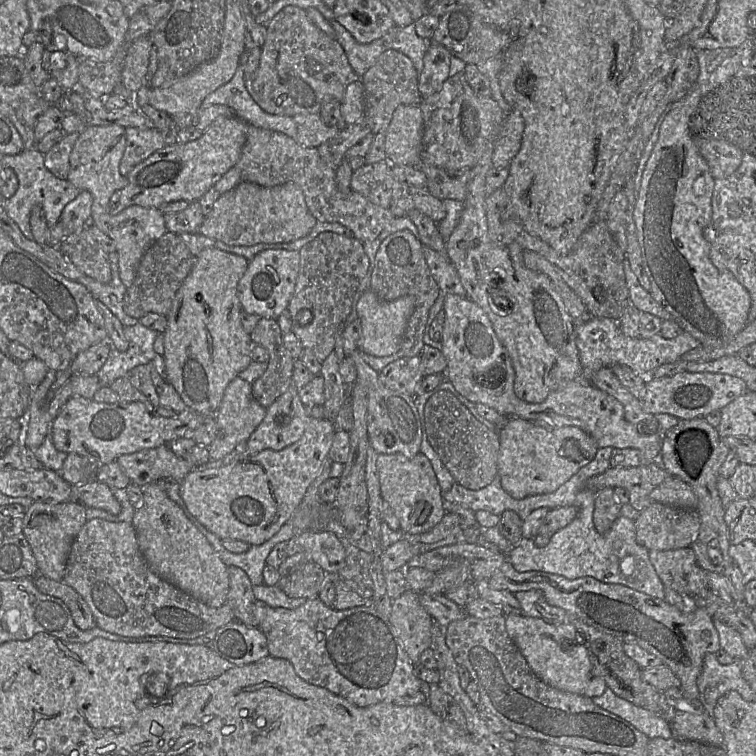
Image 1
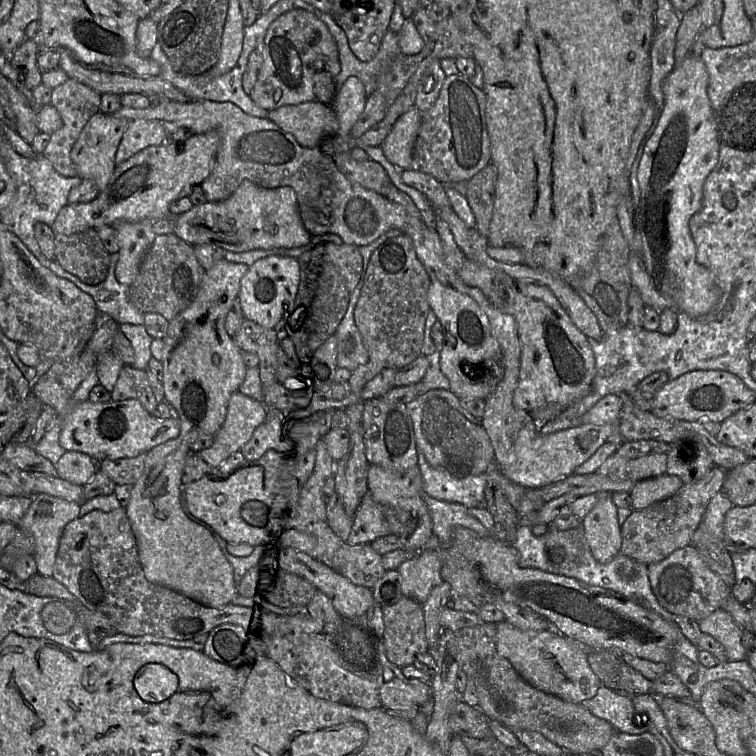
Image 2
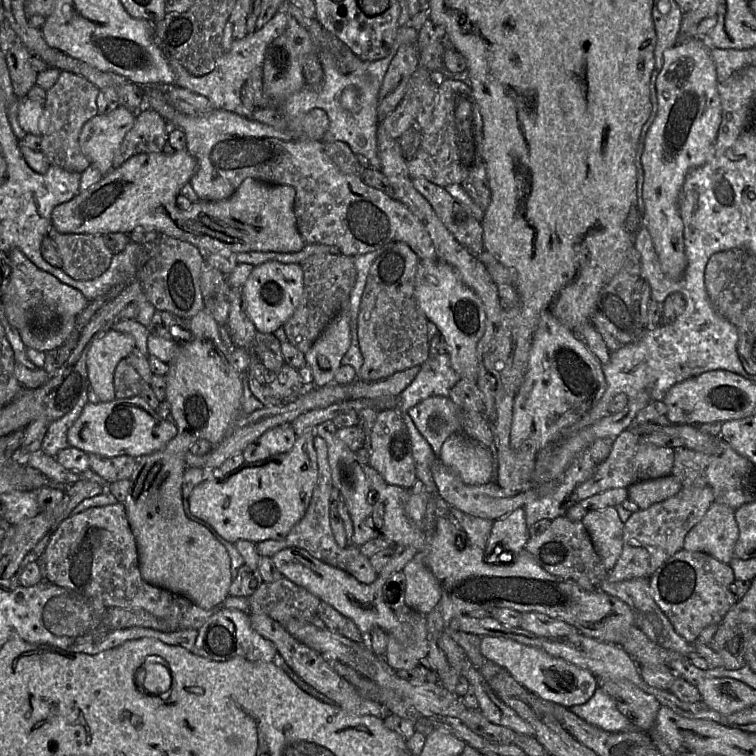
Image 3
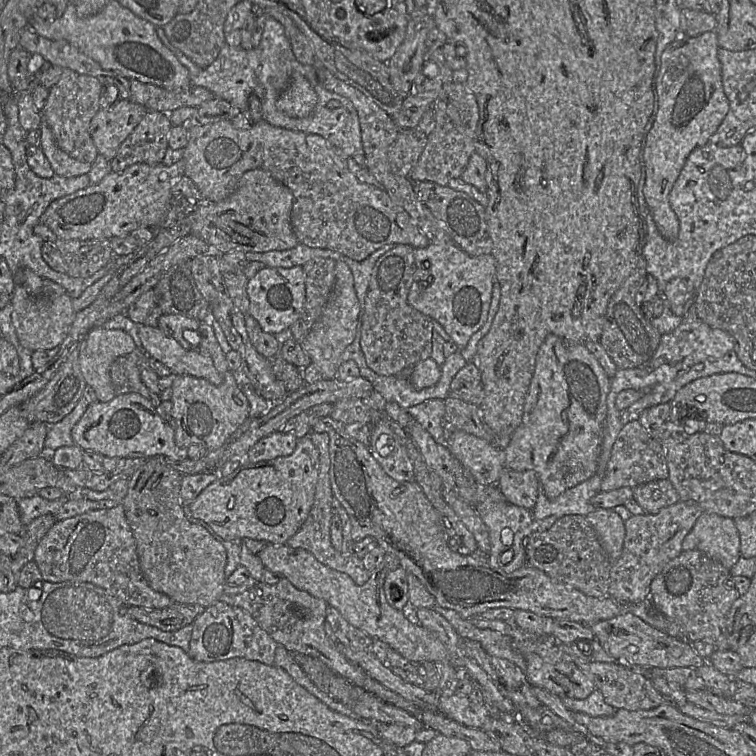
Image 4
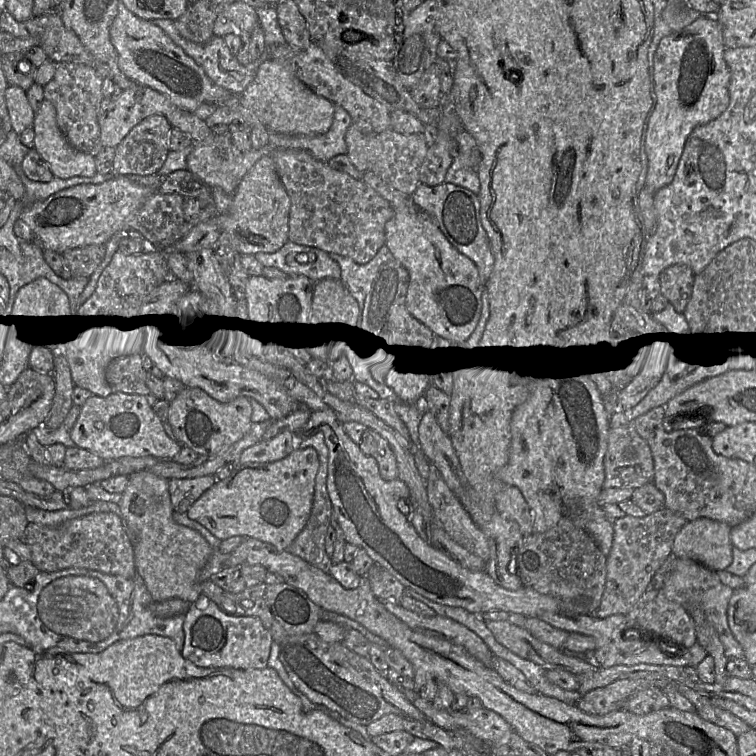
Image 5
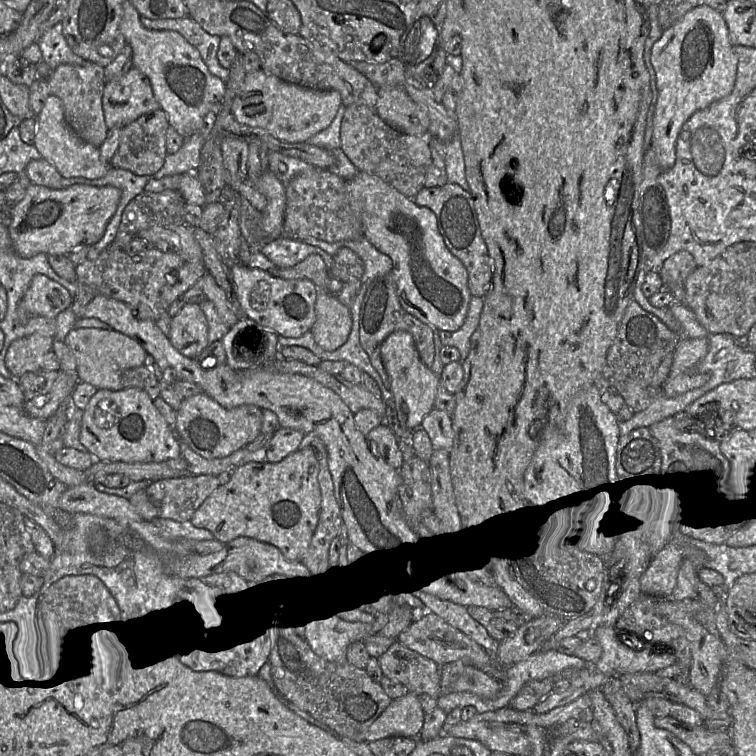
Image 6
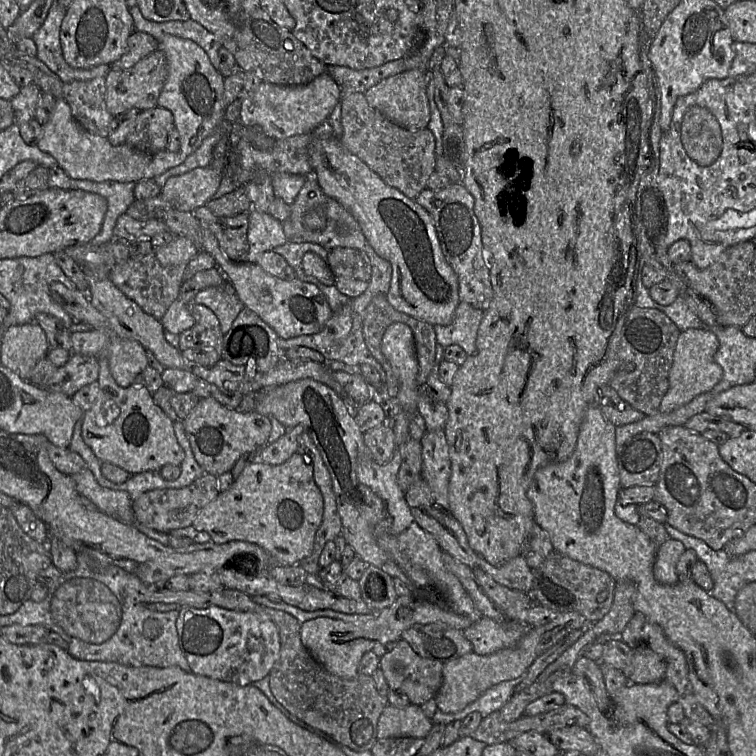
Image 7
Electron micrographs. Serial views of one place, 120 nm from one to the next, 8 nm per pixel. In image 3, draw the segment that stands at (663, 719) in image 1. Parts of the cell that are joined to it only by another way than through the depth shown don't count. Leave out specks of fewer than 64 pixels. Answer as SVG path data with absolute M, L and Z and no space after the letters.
M598 687L590 700L569 708L585 722L609 732L633 730L635 726L617 708L615 700Z

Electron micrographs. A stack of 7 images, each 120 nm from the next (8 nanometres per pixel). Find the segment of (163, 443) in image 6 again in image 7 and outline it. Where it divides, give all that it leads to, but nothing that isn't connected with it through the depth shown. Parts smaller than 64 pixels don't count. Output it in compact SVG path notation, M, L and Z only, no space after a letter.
M98 357L98 366L99 393L82 419L82 438L94 455L131 475L160 471L167 464L180 466L185 454L175 436L174 424L155 404L152 394L144 387L120 387L110 372L107 357Z

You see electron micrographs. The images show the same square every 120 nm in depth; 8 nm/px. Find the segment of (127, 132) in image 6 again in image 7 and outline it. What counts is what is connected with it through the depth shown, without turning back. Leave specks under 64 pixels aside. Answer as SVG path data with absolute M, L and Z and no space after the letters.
M156 106L138 111L134 127L125 143L142 152L155 154L165 150L173 129L173 116L169 110Z

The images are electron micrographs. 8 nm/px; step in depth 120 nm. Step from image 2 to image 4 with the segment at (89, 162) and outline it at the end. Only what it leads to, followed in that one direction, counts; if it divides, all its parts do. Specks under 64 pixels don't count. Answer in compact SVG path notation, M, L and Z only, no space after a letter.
M120 99L108 108L100 108L89 126L98 153L111 161L147 112L146 107L131 99Z

